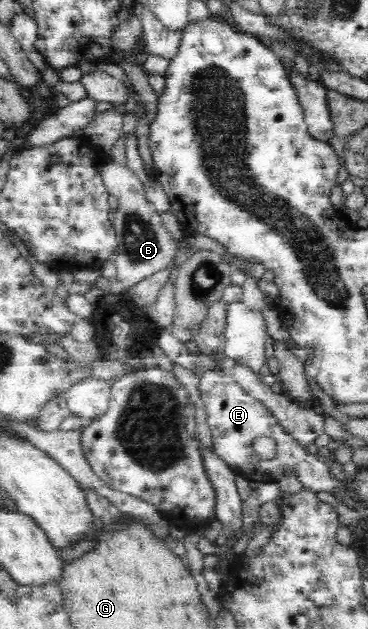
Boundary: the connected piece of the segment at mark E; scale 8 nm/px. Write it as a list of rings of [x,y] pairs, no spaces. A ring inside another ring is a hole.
[[[208,371],[200,376],[201,399],[206,406],[208,425],[212,436],[213,448],[216,453],[235,471],[236,475],[243,476],[253,482],[277,483],[282,477],[282,471],[288,467],[300,465],[300,479],[304,489],[336,494],[335,479],[322,467],[322,458],[306,452],[304,446],[293,437],[290,437],[270,414],[270,411],[254,399],[235,381],[232,374]],[[268,437],[276,444],[274,459],[262,459],[254,453],[254,439]]]

